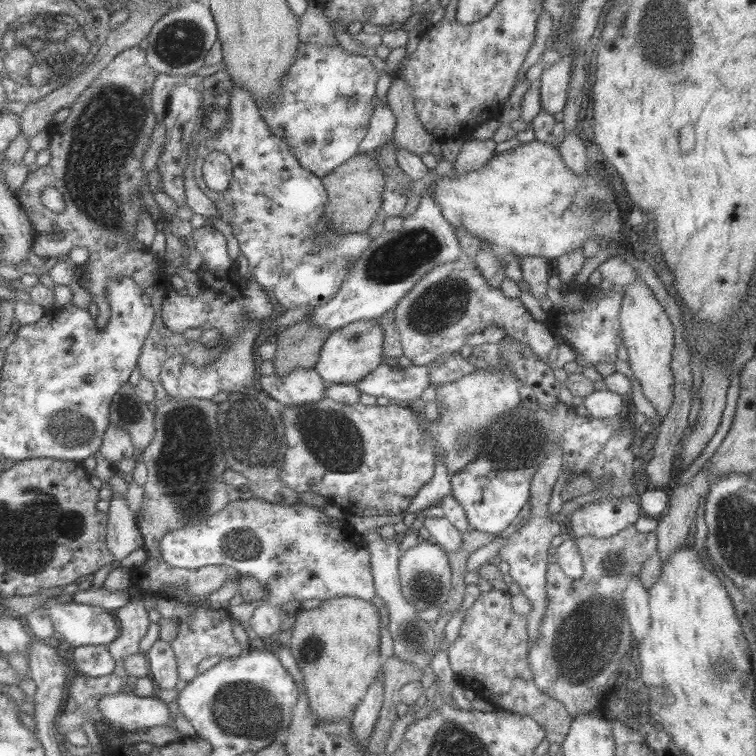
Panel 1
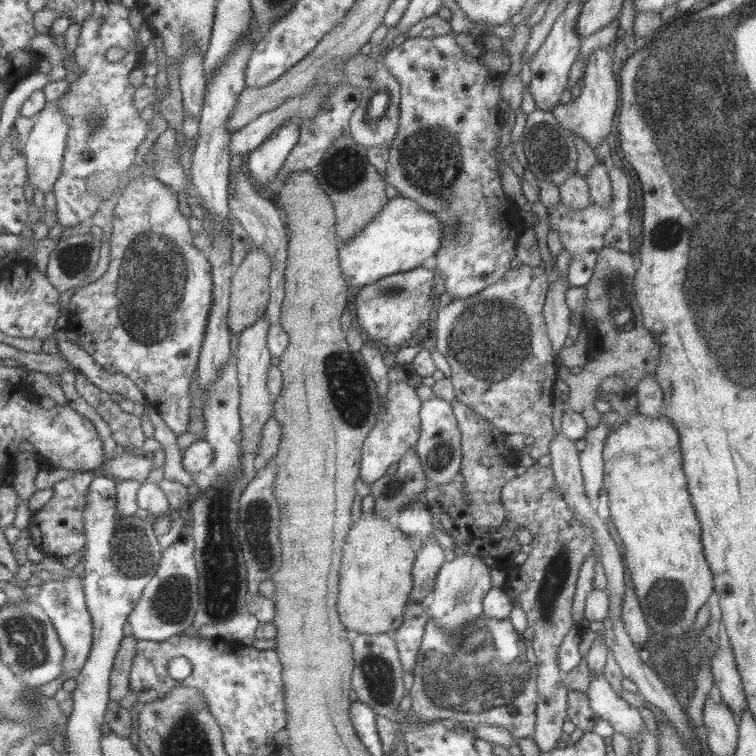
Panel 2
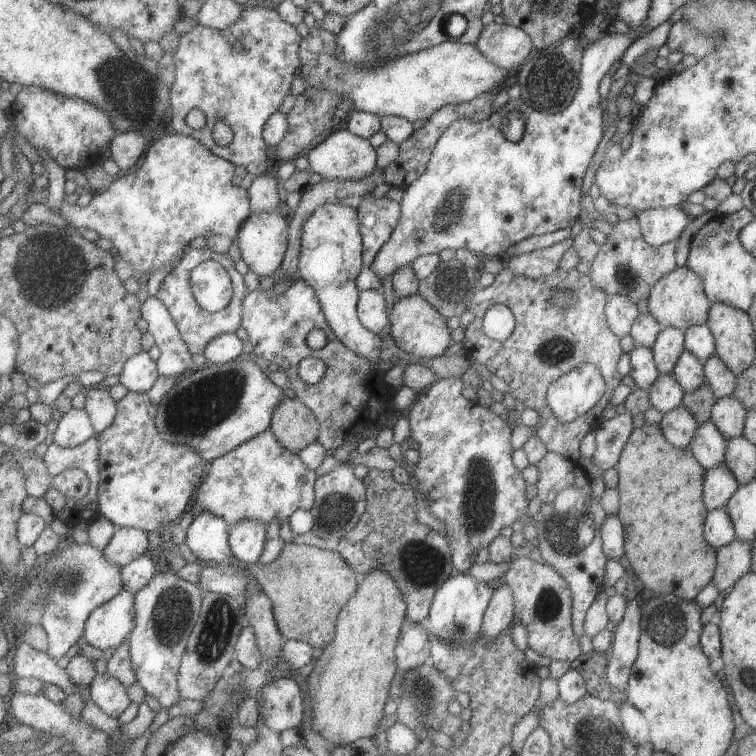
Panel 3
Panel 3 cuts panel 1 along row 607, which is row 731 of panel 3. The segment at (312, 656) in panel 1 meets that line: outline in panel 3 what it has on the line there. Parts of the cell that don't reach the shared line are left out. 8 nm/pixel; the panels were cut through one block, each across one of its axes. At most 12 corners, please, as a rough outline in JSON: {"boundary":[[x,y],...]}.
{"boundary":[[371,570],[305,680],[347,746],[383,718],[406,601]]}

